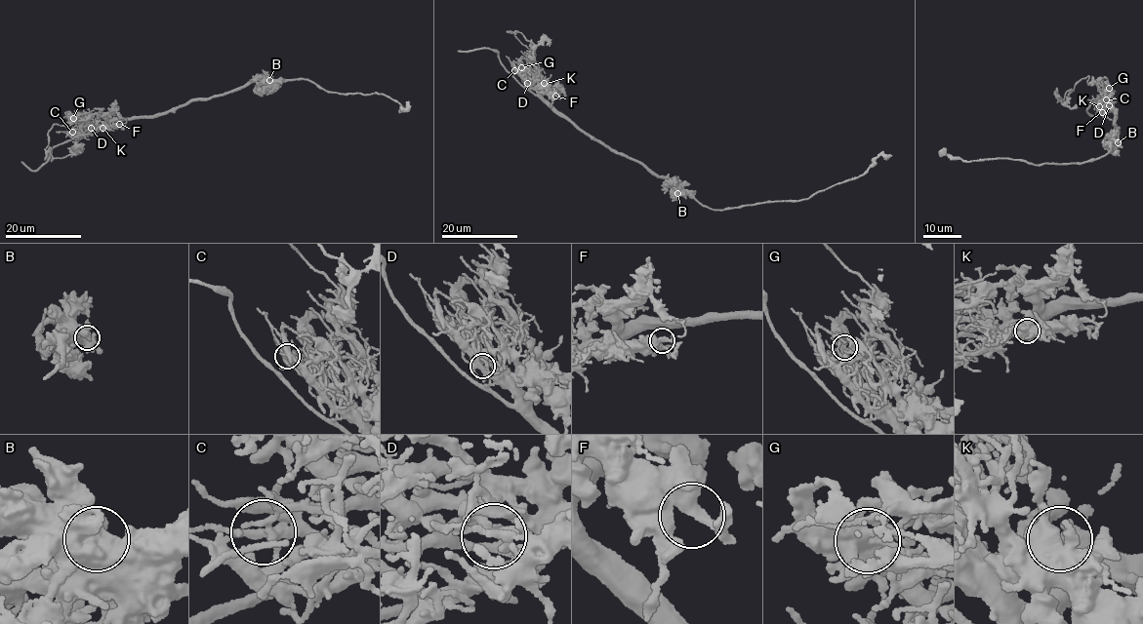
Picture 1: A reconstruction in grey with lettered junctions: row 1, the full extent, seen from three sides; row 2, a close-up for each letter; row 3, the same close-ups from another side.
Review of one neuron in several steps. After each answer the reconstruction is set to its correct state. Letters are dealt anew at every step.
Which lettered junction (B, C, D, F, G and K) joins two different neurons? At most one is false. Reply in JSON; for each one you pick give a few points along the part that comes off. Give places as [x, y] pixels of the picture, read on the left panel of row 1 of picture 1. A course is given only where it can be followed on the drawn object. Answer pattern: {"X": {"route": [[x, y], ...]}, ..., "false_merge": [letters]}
{"G": {"route": [[73, 118], [68, 111], [70, 125], [54, 125], [50, 129], [48, 144], [52, 161], [81, 152], [81, 145]]}, "false_merge": ["G"]}

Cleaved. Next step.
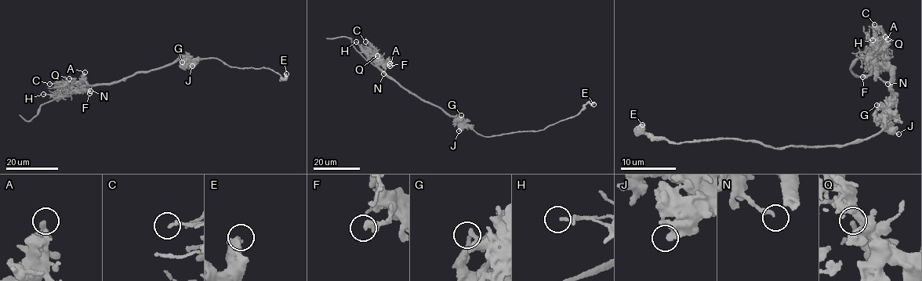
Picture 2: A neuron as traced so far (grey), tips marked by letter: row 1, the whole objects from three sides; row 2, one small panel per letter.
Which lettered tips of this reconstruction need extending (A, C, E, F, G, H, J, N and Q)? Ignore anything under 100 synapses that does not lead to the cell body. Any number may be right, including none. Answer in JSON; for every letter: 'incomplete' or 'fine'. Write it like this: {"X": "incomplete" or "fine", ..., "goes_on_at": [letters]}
{"A": "fine", "C": "fine", "E": "fine", "F": "fine", "G": "fine", "H": "fine", "J": "fine", "N": "fine", "Q": "fine", "goes_on_at": []}

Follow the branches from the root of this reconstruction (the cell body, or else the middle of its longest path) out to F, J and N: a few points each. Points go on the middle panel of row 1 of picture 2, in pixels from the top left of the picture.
F: (456, 118), (403, 88), (388, 77), (376, 62), (390, 66)
J: (456, 118), (462, 124), (462, 127), (459, 131)
N: (456, 118), (422, 100), (388, 77), (377, 62), (384, 68), (383, 73)

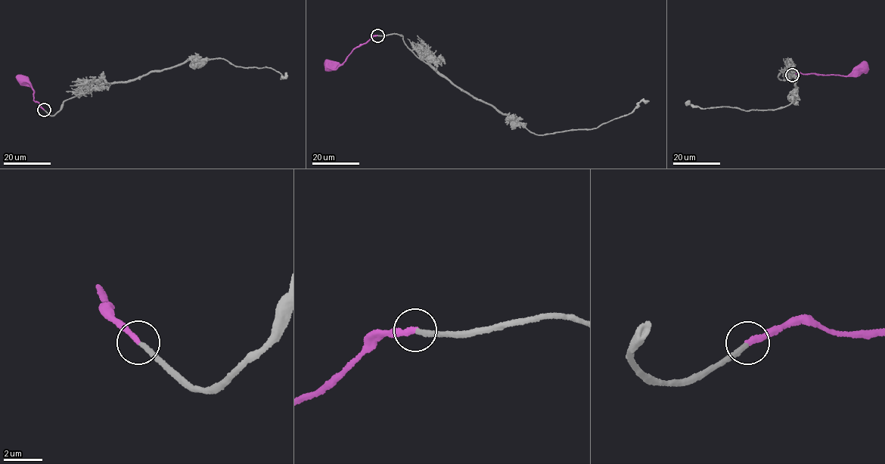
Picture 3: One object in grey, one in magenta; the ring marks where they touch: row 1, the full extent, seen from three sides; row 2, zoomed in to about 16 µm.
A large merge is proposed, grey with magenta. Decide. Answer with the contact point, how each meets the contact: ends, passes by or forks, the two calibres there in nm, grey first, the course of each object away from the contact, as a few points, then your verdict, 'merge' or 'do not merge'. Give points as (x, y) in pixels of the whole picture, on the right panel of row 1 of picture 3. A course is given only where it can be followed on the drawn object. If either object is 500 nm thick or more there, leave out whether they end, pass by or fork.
place (792, 75); grey ends; magenta ends; calibres 280 and 280 nm; course grey (792, 75), (783, 80), (777, 76), (781, 72), (795, 78), (792, 102), (773, 110), (703, 109), (688, 100); course magenta (792, 75), (801, 72), (855, 75), (863, 69); merge

